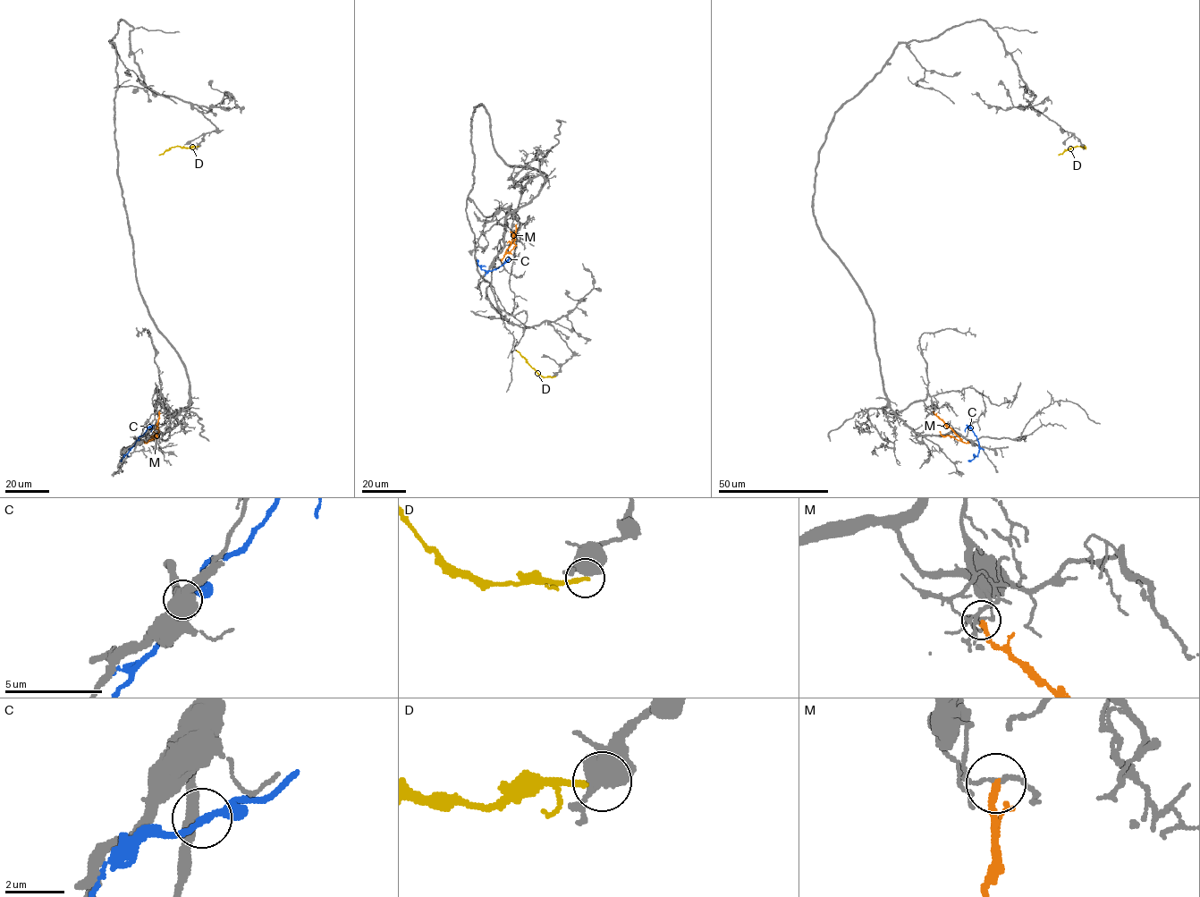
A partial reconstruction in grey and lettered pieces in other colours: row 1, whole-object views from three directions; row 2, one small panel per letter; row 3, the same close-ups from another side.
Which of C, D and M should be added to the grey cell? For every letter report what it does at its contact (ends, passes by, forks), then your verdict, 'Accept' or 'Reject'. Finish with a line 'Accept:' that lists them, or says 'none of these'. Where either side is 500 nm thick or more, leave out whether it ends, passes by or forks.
C: It passes by. Reject
D: Reject
M: It ends there. Reject
Accept: none of these

